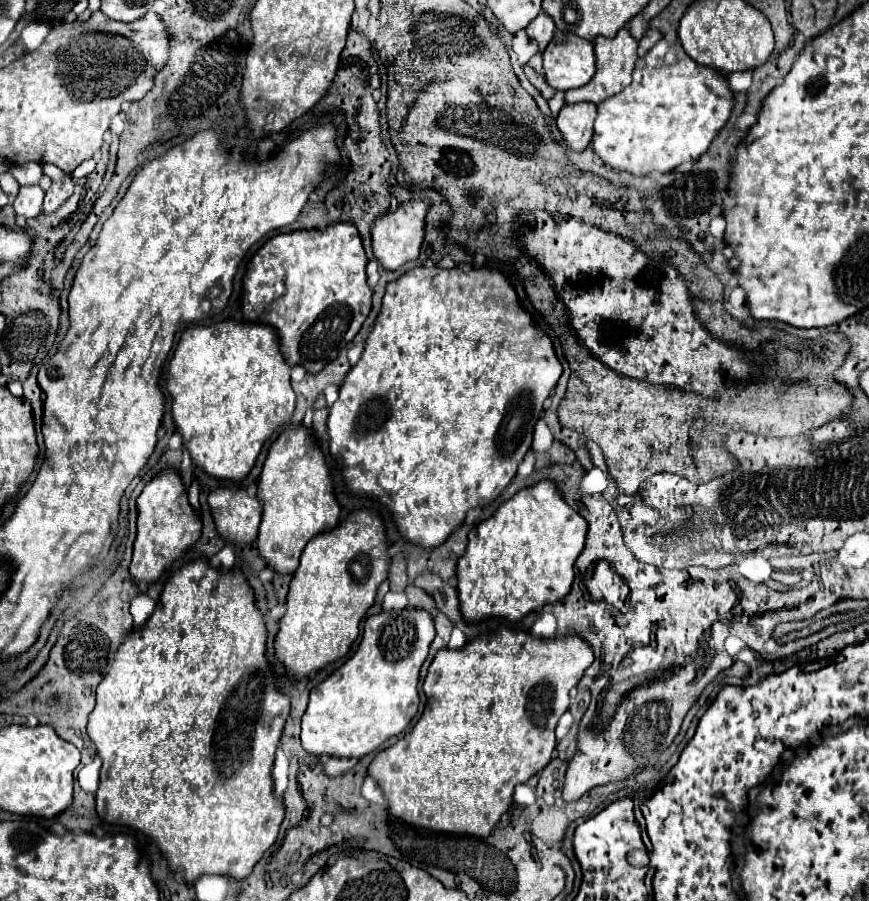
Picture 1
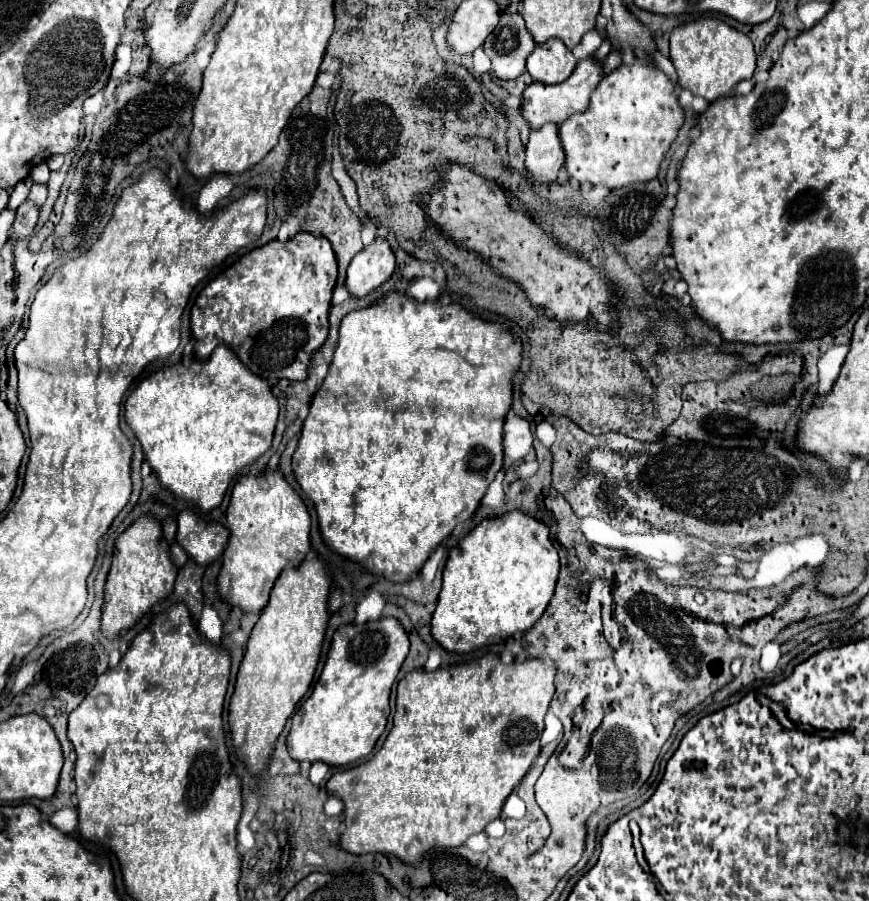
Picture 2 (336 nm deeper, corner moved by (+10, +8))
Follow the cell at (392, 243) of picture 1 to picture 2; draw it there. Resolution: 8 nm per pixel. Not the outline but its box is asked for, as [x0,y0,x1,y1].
[344,238,394,298]

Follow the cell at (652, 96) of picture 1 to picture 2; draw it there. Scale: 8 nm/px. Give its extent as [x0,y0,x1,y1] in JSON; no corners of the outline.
[558,58,684,190]

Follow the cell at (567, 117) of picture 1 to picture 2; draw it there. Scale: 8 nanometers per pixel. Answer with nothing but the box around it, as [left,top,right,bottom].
[526,124,564,186]

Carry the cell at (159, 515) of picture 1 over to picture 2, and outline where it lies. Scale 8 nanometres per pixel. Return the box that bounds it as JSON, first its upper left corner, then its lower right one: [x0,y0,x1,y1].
[100,516,178,638]

